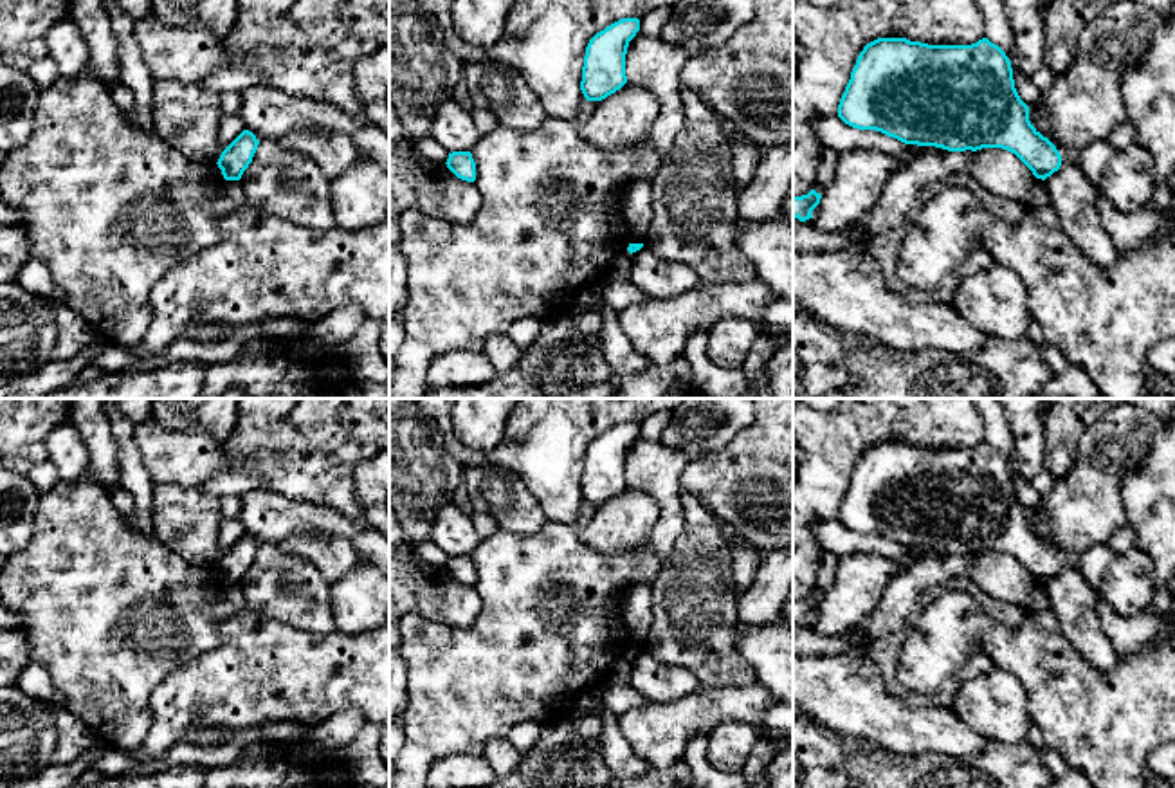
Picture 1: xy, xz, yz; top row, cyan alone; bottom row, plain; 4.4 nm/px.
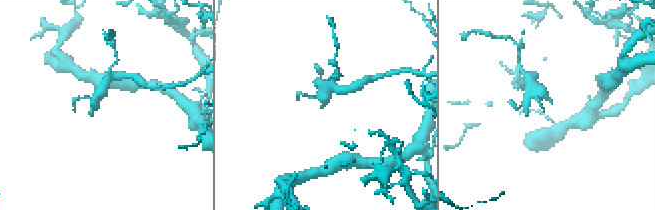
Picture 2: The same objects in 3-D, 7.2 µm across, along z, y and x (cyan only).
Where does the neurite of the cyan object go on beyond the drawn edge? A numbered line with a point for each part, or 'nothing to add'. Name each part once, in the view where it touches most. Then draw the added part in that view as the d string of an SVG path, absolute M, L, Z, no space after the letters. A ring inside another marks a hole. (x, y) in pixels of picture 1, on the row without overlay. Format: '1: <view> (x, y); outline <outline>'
nothing to add

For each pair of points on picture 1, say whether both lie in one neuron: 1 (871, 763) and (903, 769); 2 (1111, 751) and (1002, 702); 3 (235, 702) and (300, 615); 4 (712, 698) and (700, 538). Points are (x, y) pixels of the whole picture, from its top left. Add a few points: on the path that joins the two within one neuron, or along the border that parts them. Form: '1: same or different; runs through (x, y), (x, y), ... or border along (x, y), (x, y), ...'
1: same; runs through (878, 769), (896, 769)
2: different; border along (1011, 673), (1024, 689), (1028, 714), (1035, 723)
3: different; border along (253, 610), (314, 633), (334, 632)
4: different; border along (754, 684), (701, 687)

